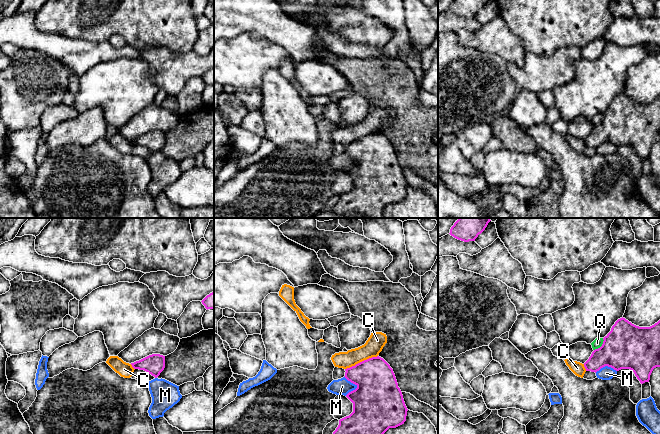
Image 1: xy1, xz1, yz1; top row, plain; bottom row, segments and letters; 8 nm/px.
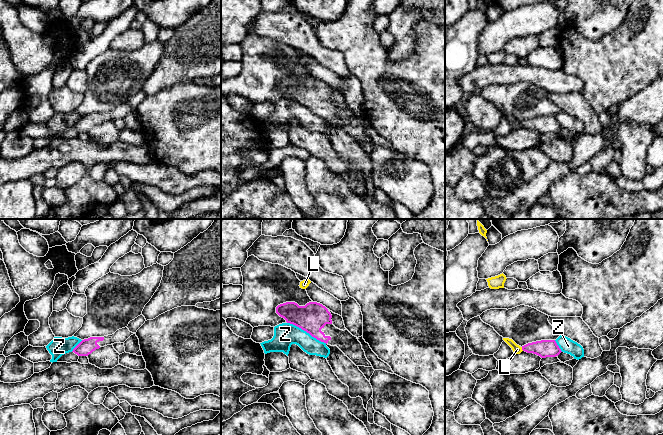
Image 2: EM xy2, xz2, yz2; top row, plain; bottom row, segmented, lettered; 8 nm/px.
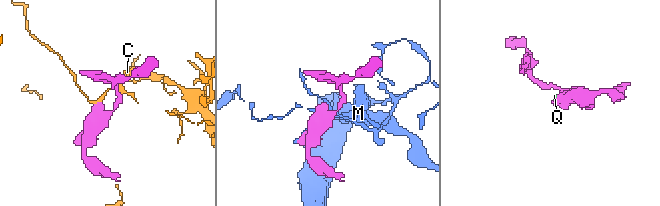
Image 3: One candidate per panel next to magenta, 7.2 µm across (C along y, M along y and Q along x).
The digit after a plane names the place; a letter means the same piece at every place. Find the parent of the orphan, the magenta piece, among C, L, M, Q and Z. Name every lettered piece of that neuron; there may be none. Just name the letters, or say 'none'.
none

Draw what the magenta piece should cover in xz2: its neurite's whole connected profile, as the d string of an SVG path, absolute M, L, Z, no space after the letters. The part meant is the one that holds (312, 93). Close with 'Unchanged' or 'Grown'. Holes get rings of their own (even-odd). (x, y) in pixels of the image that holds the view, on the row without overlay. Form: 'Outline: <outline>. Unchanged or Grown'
Outline: M286 78L276 83L276 89L317 116L337 122L356 142L372 143L357 113L348 106L336 104L331 89L322 80L309 78L299 82L295 78Z. Grown

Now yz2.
Outline: M541 116L528 119L522 122L522 126L536 130L541 134L556 133L562 128L555 116Z. Unchanged

